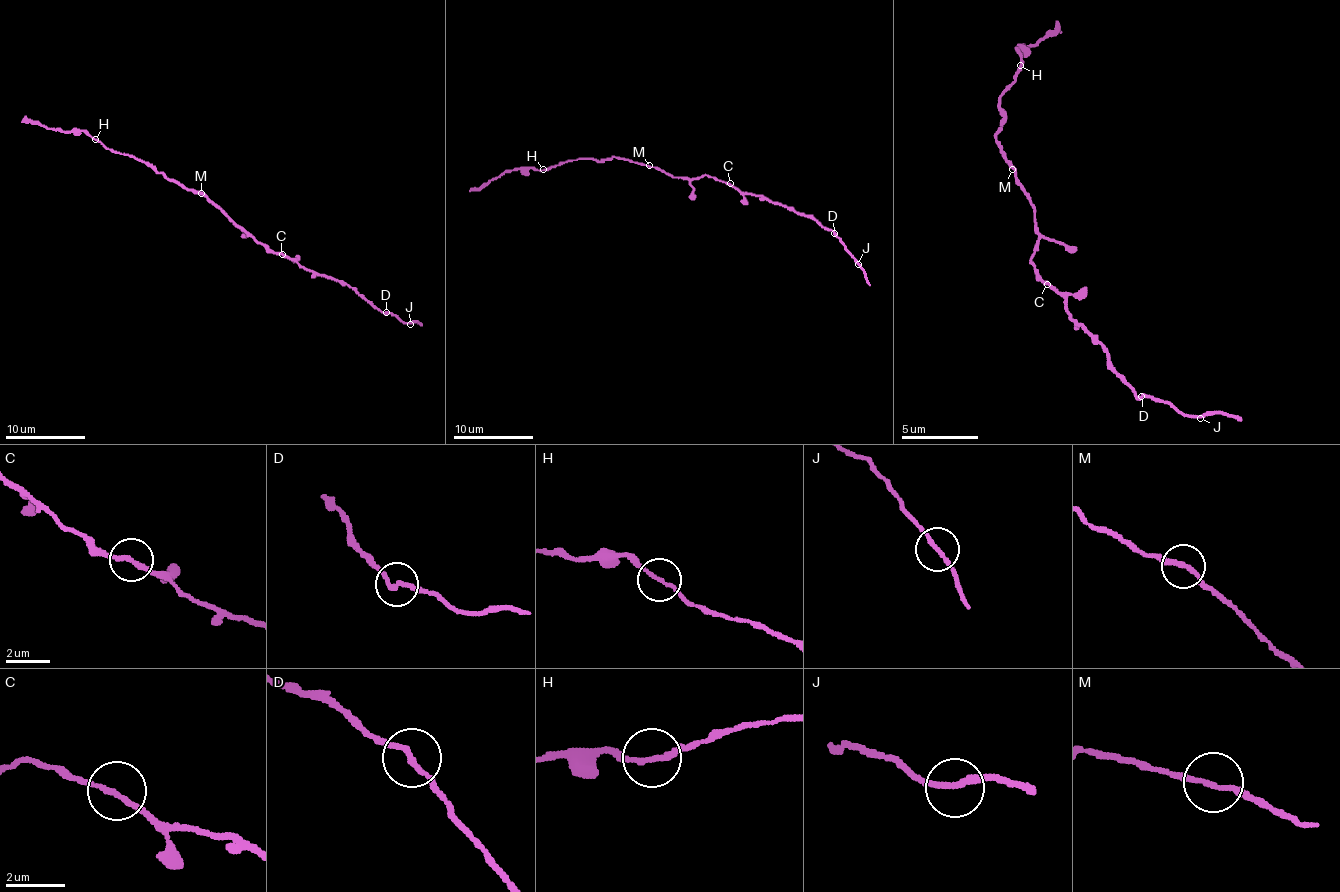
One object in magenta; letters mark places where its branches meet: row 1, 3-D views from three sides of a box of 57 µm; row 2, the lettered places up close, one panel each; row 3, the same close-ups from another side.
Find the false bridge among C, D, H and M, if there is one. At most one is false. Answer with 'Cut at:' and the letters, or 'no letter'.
Cut at: D

